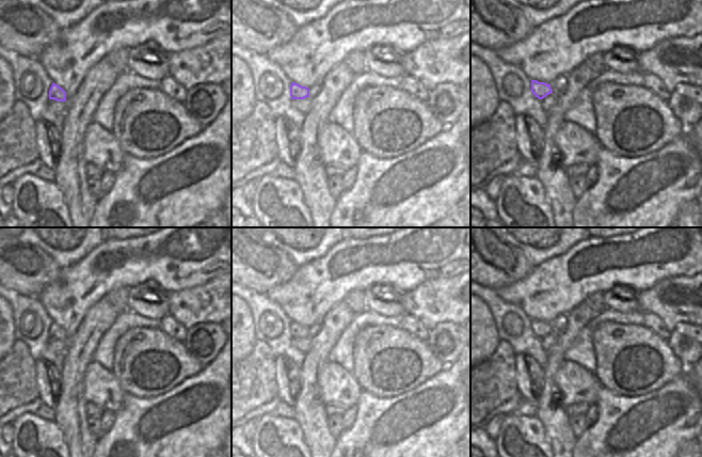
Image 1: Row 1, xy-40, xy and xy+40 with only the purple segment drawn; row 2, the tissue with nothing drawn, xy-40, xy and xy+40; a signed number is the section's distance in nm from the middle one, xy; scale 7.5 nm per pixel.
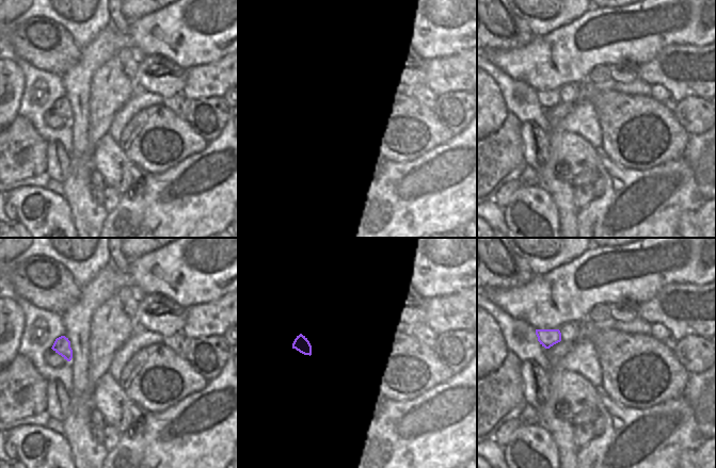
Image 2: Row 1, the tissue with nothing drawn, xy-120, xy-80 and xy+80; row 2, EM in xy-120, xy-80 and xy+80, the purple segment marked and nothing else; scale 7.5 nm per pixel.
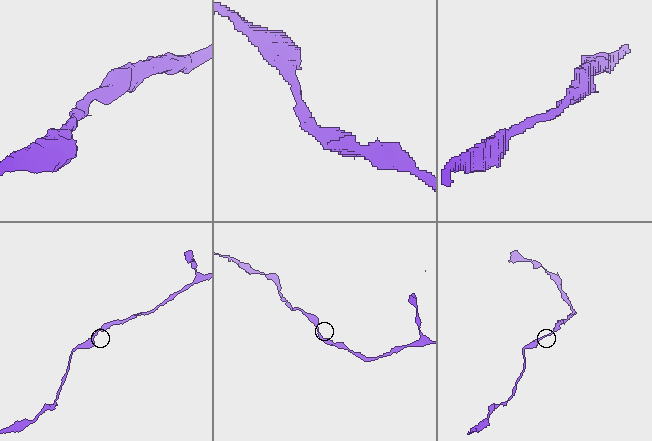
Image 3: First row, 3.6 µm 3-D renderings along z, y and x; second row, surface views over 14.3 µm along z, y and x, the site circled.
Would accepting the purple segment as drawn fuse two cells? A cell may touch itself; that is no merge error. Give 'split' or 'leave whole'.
leave whole

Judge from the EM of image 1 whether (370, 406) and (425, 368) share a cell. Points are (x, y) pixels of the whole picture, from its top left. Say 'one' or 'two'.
two

